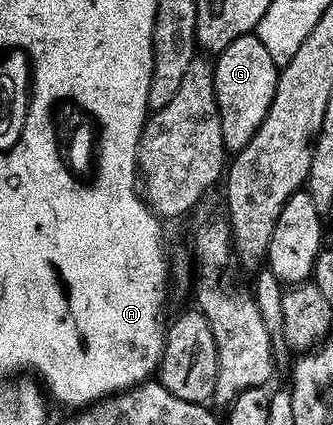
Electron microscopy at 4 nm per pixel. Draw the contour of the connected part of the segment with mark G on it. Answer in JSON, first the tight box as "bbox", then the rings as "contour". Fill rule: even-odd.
{"bbox":[214,32,280,152],"contour":[[[253,32],[237,36],[233,44],[217,55],[214,63],[215,95],[217,112],[221,116],[223,148],[228,152],[238,152],[245,148],[245,144],[249,144],[249,140],[253,140],[257,128],[261,128],[261,120],[265,120],[269,112],[269,104],[273,104],[280,67],[276,66],[265,44],[261,44]]]}

